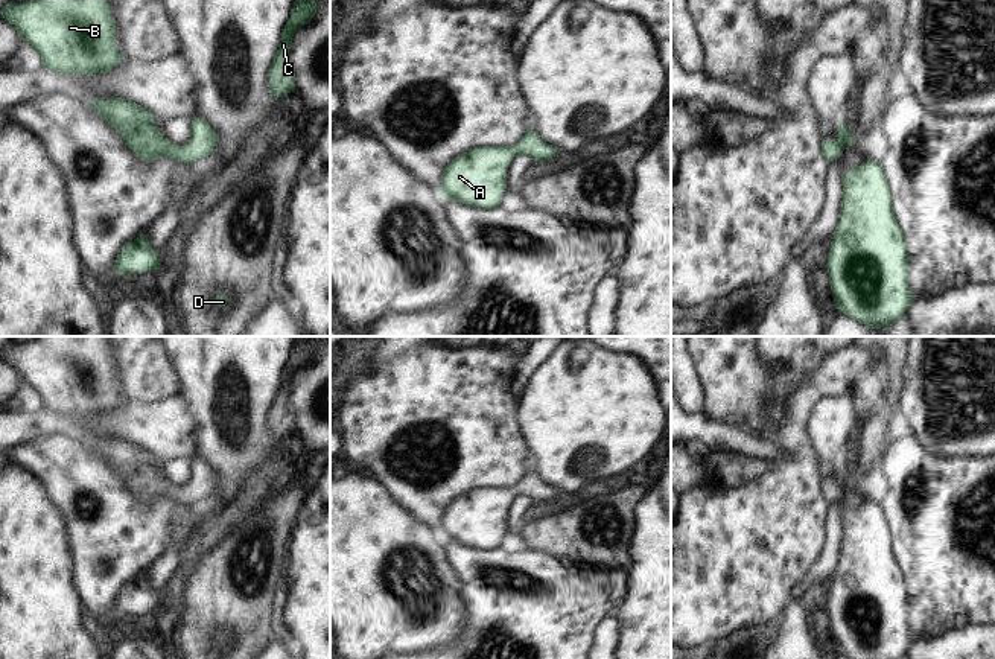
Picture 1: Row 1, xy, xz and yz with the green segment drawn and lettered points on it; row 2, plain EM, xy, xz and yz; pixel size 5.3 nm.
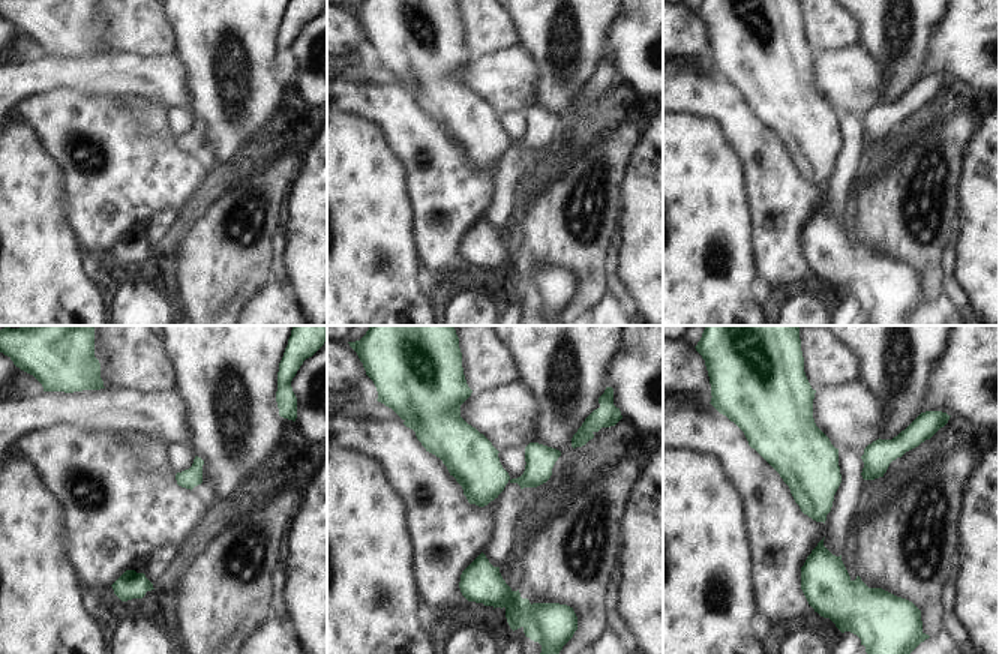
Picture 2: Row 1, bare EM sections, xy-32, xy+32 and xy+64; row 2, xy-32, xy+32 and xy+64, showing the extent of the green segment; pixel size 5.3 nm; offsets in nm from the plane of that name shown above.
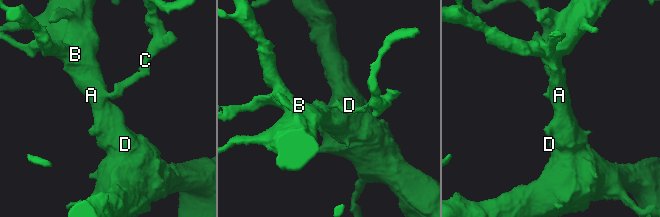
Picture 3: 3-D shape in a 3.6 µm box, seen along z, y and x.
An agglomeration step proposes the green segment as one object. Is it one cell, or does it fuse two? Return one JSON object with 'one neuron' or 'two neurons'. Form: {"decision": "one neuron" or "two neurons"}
{"decision": "one neuron"}

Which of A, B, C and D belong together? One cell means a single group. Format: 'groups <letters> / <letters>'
groups A B C D

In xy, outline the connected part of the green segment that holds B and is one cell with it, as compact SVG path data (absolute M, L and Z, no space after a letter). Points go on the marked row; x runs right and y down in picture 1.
M11 0L0 9L3 17L41 56L41 67L70 75L91 76L94 73L106 73L126 58L116 46L116 24L110 12L108 0L27 0L15 3Z

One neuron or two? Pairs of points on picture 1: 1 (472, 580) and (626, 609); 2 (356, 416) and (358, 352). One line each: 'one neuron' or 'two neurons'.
1: two neurons
2: two neurons

